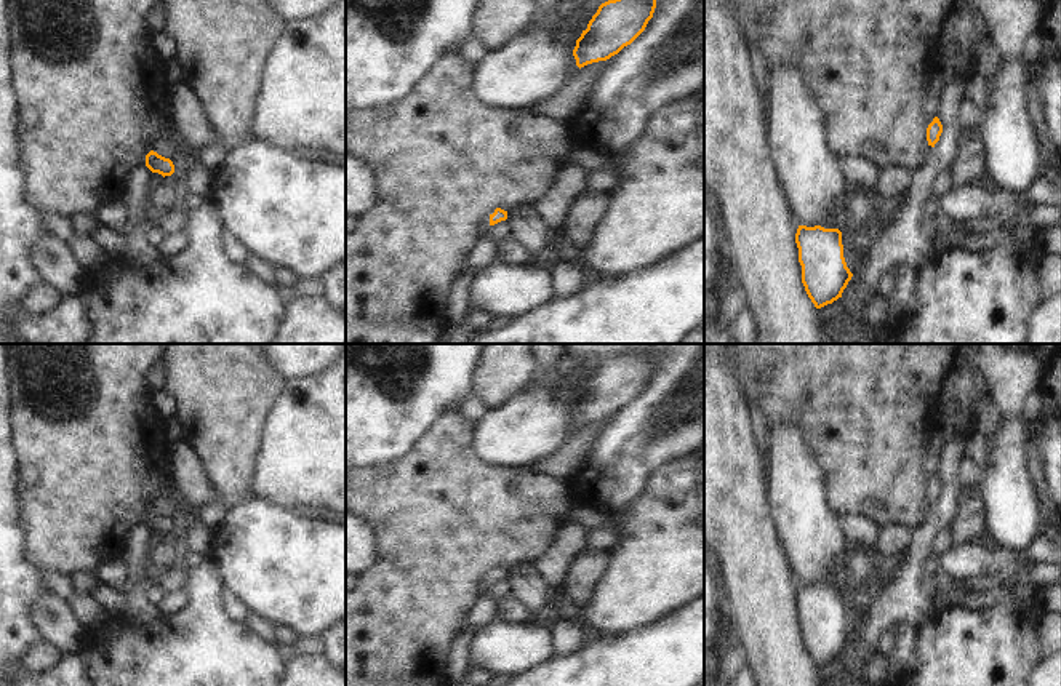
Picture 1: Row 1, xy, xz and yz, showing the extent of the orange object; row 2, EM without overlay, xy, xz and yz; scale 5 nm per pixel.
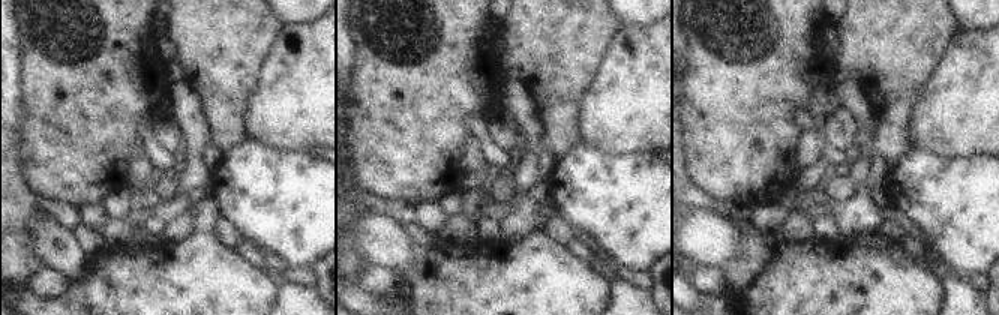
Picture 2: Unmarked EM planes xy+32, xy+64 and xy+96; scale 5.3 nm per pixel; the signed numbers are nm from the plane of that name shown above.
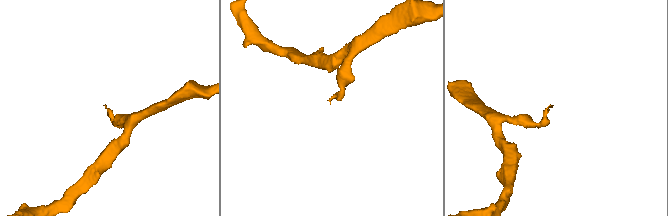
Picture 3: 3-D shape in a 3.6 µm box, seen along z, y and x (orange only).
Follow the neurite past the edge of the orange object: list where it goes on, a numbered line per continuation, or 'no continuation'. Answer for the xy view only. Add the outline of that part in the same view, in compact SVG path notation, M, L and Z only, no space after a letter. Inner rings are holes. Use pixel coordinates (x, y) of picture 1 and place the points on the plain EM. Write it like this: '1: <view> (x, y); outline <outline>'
no continuation

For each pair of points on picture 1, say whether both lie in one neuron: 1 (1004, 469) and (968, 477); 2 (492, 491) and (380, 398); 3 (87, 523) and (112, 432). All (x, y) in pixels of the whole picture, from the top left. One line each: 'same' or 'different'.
1: different
2: different
3: same

